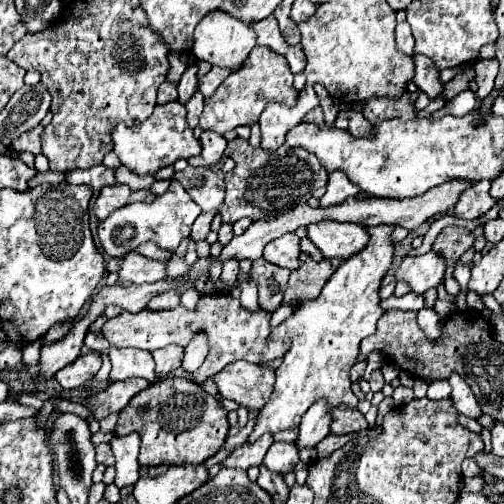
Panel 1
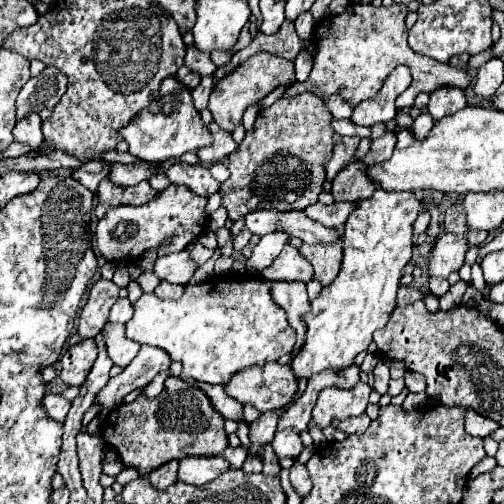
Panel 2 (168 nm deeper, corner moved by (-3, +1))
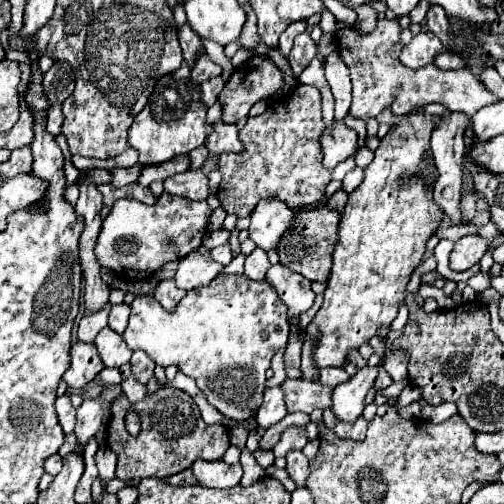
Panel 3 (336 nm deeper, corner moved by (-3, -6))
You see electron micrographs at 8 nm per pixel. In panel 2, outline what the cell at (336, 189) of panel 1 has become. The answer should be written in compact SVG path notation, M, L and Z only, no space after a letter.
M343 136L341 142L335 144L333 156L331 156L331 160L327 160L327 164L325 164L325 168L327 168L327 178L329 178L329 180L335 178L337 172L339 172L343 166L347 166L347 162L353 158L353 154L355 154L355 150L357 150L357 146L359 146L359 140L361 140L359 136Z

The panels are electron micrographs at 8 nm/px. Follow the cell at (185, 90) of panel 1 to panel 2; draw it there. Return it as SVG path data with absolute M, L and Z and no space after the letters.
M195 46L187 48L187 56L185 56L185 64L193 70L193 72L199 72L201 76L207 76L207 74L213 74L219 66L215 66L209 58L209 54L197 50Z

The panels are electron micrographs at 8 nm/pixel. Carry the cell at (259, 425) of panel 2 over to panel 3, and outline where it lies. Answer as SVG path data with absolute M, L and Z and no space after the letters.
M279 387L267 389L263 395L263 403L255 415L255 421L259 423L259 427L269 429L275 423L279 423L285 415L287 415L287 409L285 409L285 401L283 401L283 391Z

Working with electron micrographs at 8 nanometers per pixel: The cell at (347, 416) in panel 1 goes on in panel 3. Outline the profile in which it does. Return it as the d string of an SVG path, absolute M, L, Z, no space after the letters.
M359 417L355 423L345 423L345 421L337 421L337 425L333 427L335 435L339 435L341 439L353 439L353 441L363 441L365 439L365 431L367 431L367 421L363 417Z

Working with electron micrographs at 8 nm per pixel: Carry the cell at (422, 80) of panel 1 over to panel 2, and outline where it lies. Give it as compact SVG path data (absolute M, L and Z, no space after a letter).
M439 88L435 92L431 92L431 100L429 100L429 114L433 116L433 120L441 120L449 114L459 112L461 108L467 106L467 98L463 94L463 90L459 88Z

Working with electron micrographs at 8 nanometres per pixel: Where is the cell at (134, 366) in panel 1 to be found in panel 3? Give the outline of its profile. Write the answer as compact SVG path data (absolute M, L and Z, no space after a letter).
M103 327L95 339L95 347L105 363L105 367L121 367L129 363L133 351L125 345L123 337L111 327Z

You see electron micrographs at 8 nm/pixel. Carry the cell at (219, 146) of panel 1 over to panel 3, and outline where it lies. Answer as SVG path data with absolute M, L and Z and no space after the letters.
M217 121L213 125L213 131L207 137L207 151L213 153L213 155L243 151L243 143L239 141L237 127L235 125L227 125L223 121Z

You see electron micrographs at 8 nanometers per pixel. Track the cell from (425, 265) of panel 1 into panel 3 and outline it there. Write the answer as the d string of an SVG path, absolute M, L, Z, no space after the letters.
M467 235L461 237L455 243L455 249L451 251L451 259L449 259L449 267L453 271L467 271L471 265L475 265L477 261L481 261L483 253L489 249L489 245L485 243L485 239L481 239L479 235Z

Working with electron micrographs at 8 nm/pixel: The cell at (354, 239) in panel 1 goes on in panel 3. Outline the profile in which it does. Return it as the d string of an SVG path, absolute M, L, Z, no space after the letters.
M279 199L261 201L251 213L249 237L255 241L257 247L271 251L279 245L279 239L295 225L297 213L299 211L287 207Z

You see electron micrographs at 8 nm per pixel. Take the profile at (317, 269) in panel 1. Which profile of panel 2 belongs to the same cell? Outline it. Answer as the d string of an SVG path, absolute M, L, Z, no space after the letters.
M337 240L333 244L321 244L321 246L307 246L303 244L299 248L301 256L307 258L315 268L315 278L327 286L331 284L341 268L341 256L343 256L343 242Z

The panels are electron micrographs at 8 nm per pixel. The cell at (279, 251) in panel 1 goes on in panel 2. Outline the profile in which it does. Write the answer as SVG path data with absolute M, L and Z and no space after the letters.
M285 246L281 254L273 260L269 268L261 272L265 280L283 280L283 282L309 282L313 278L313 266L299 254L297 248Z

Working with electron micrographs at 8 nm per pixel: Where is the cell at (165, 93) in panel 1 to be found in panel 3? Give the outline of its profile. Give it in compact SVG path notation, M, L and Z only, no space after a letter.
M203 55L197 63L195 63L195 67L193 67L193 71L191 71L191 79L197 83L197 85L201 85L203 81L207 81L207 79L211 79L211 77L217 77L217 75L221 75L221 67L219 65L215 65L207 55Z

